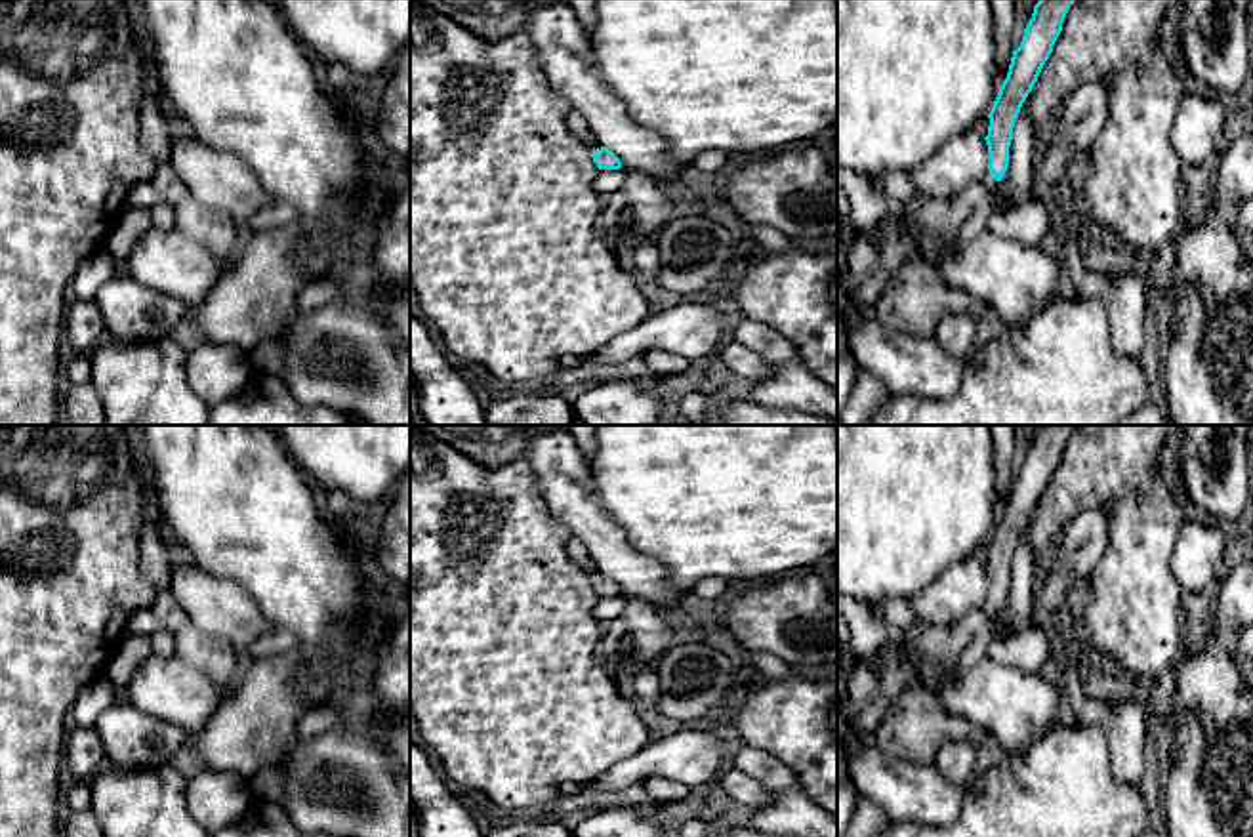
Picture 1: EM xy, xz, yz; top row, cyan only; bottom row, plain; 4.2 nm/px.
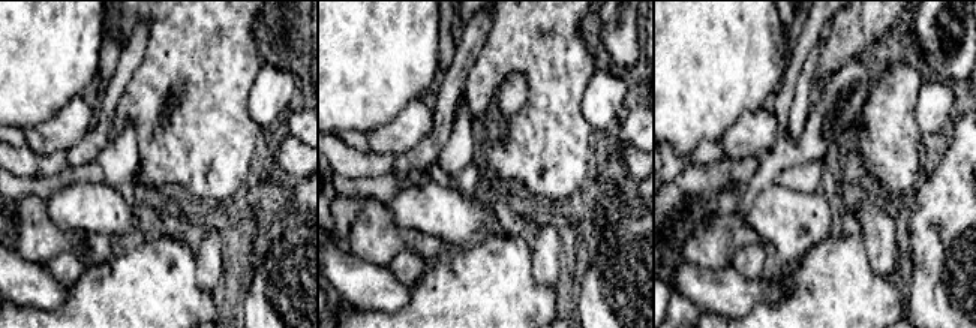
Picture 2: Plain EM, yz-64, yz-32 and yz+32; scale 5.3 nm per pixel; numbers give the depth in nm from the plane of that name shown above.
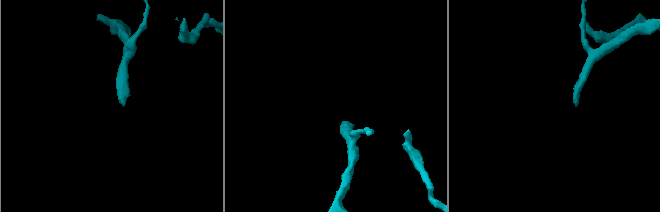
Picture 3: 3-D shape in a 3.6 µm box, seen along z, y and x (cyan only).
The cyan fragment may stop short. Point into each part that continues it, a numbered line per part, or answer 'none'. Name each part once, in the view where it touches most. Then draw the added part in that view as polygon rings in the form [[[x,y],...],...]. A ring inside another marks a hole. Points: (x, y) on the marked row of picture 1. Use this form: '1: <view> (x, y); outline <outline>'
1: yz (872, 264); outline [[[988,170],[959,194],[927,198],[908,221],[881,219],[873,225],[873,238],[856,231],[845,269],[837,275],[837,337],[841,339],[849,316],[873,318],[881,294],[908,259],[935,265],[955,242],[975,206],[997,185]]]

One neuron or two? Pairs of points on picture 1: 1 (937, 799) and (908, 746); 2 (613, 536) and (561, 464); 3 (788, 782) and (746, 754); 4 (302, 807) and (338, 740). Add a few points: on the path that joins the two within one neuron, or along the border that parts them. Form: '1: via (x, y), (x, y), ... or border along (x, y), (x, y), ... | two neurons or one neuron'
1: border along (878, 748), (891, 757), (931, 765) | two neurons
2: via (594, 519), (569, 494), (565, 483) | one neuron
3: via (779, 780), (756, 763) | one neuron
4: via (319, 790), (338, 771), (338, 757) | one neuron

